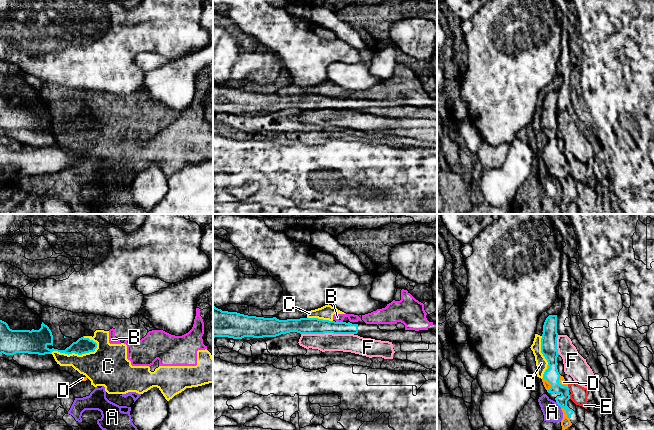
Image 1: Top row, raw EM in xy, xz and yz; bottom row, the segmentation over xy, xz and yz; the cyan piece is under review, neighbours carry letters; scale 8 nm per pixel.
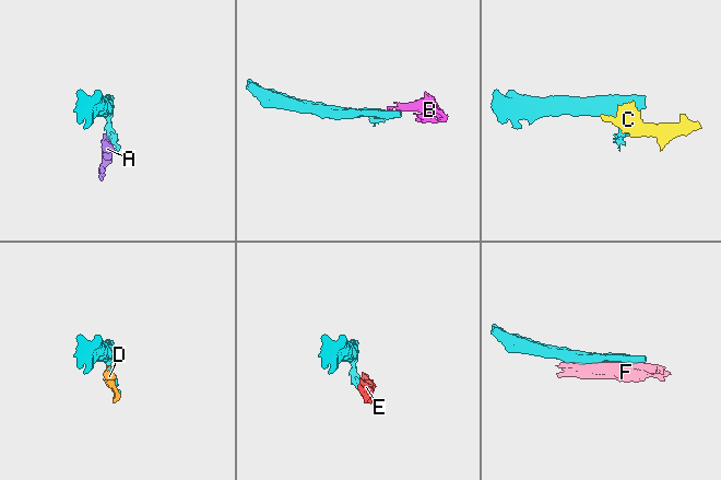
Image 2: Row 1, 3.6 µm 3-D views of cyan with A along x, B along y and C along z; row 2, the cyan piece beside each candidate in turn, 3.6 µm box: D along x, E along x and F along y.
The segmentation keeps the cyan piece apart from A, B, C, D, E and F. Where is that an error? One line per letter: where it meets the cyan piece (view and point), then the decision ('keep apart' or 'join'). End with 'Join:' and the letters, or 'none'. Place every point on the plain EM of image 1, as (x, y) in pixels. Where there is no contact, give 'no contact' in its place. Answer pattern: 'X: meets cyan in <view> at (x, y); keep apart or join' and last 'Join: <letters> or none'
A: meets cyan in yz at (558, 180); keep apart
B: meets cyan in xz at (339, 98); keep apart
C: meets cyan in xy at (75, 129); keep apart
D: meets cyan in yz at (548, 157); keep apart
E: meets cyan in yz at (569, 173); keep apart
F: meets cyan in xz at (327, 108); keep apart
Join: none

